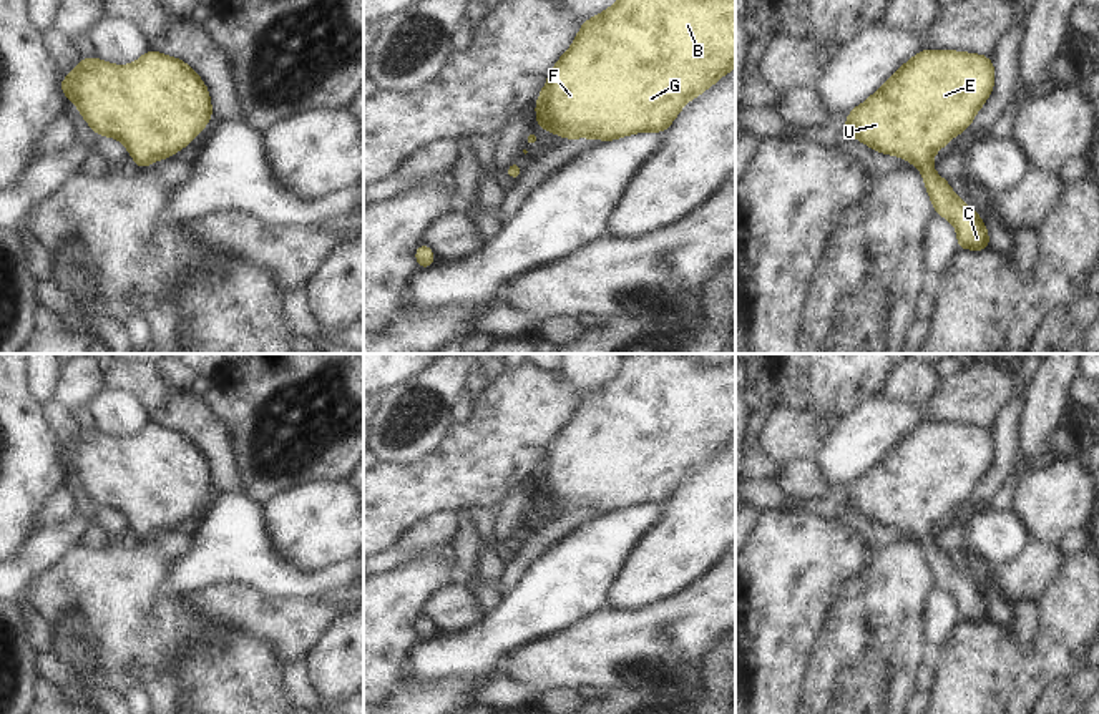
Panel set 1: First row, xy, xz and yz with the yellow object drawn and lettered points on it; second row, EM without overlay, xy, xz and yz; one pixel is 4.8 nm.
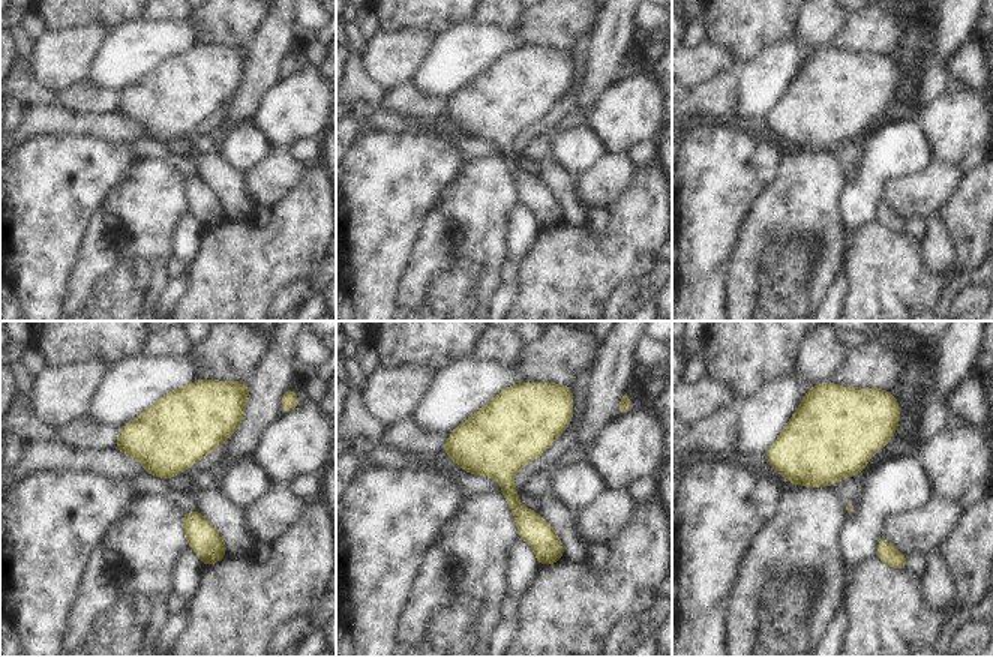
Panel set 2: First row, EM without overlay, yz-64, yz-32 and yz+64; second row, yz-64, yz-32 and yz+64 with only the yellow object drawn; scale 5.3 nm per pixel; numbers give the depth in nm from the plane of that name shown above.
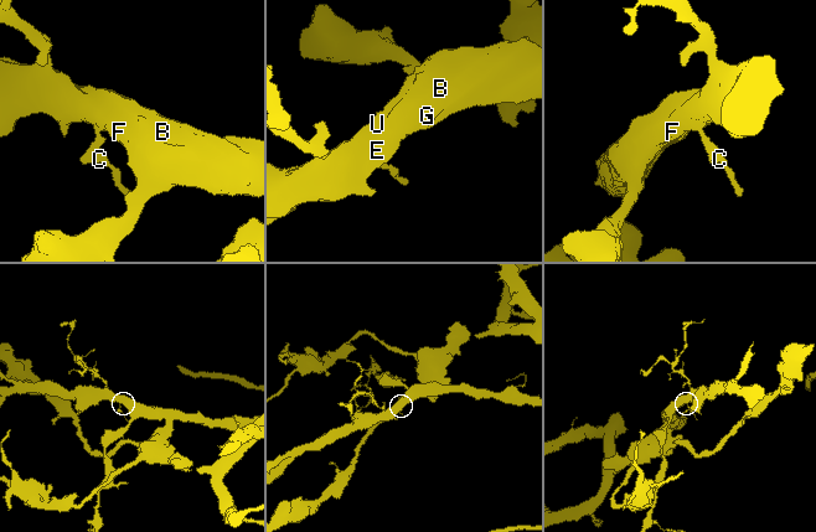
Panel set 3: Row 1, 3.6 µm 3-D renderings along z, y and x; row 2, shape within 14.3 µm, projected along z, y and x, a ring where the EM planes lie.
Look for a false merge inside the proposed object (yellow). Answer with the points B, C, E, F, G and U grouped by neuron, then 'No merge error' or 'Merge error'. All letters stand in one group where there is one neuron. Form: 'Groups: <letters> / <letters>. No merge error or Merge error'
Groups: B C E F G U. No merge error.

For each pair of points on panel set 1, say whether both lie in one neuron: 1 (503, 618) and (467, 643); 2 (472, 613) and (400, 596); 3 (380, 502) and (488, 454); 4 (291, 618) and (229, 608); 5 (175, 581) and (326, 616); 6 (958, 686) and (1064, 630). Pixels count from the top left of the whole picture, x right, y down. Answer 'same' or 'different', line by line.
1: same
2: different
3: same
4: same
5: different
6: same

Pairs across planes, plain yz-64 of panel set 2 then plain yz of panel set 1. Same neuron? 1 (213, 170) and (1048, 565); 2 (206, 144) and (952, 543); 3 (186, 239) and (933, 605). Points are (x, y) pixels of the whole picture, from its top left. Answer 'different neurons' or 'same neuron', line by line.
1: different neurons
2: same neuron
3: same neuron

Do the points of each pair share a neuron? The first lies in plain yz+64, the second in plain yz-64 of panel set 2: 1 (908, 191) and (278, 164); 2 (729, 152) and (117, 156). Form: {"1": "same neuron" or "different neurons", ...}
{"1": "same neuron", "2": "same neuron"}

